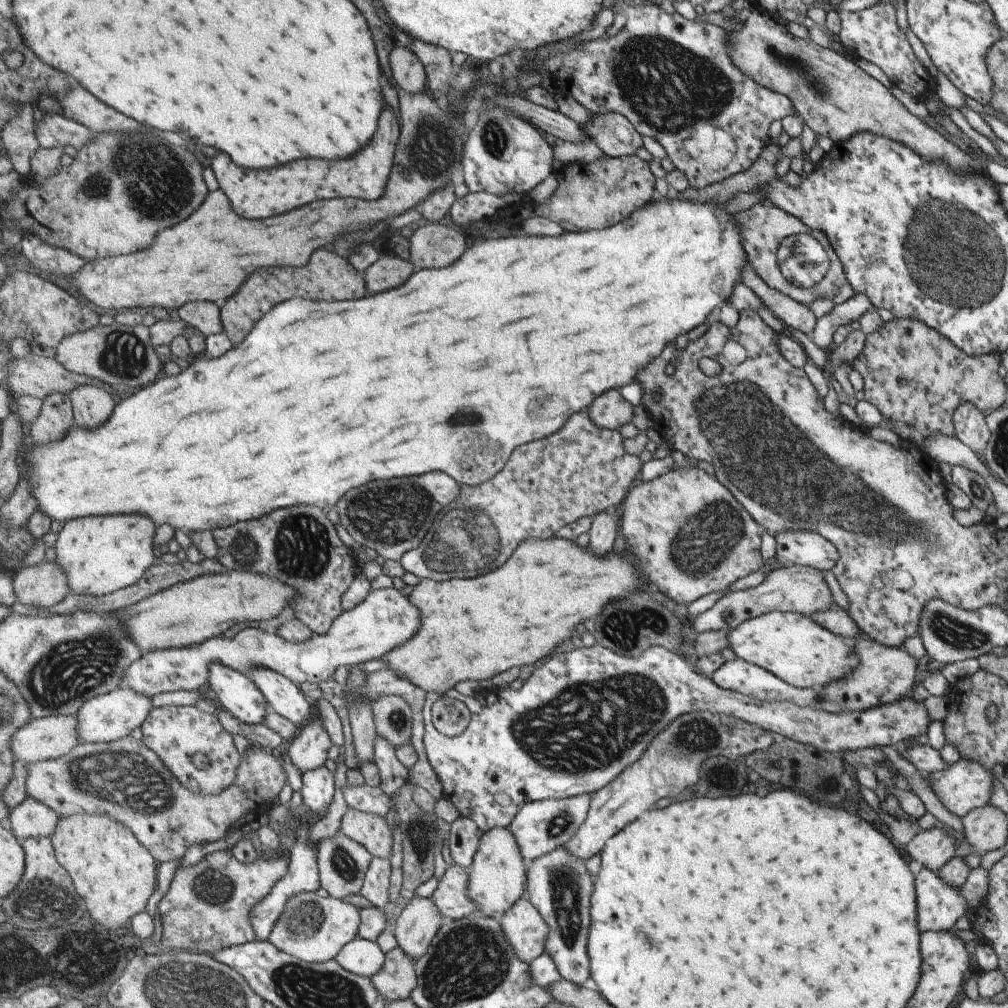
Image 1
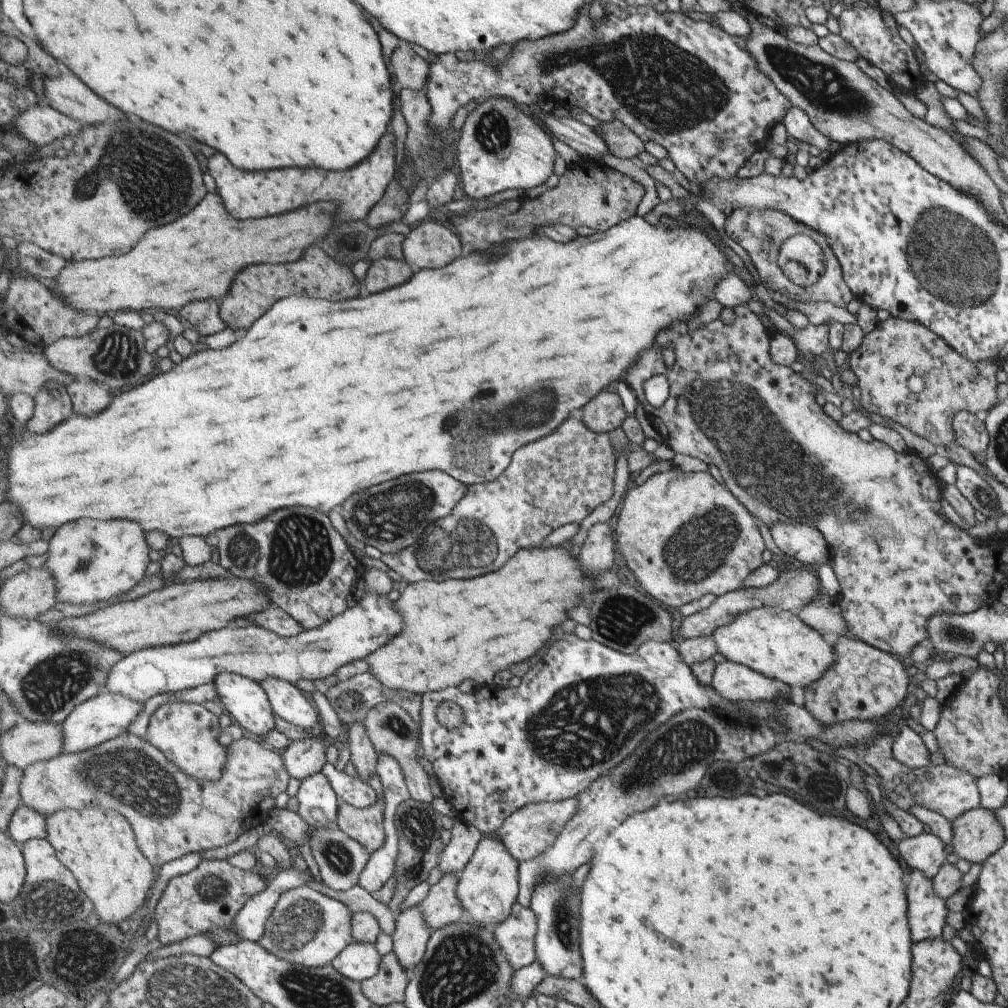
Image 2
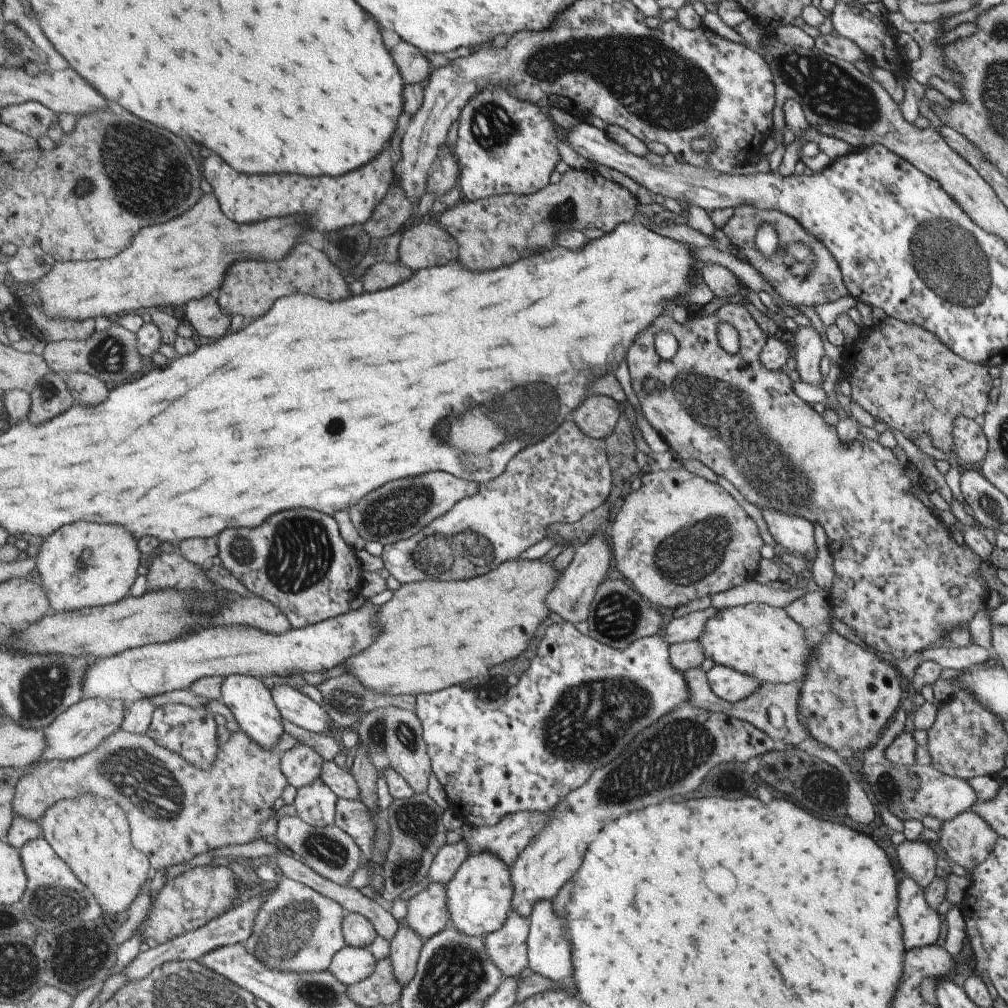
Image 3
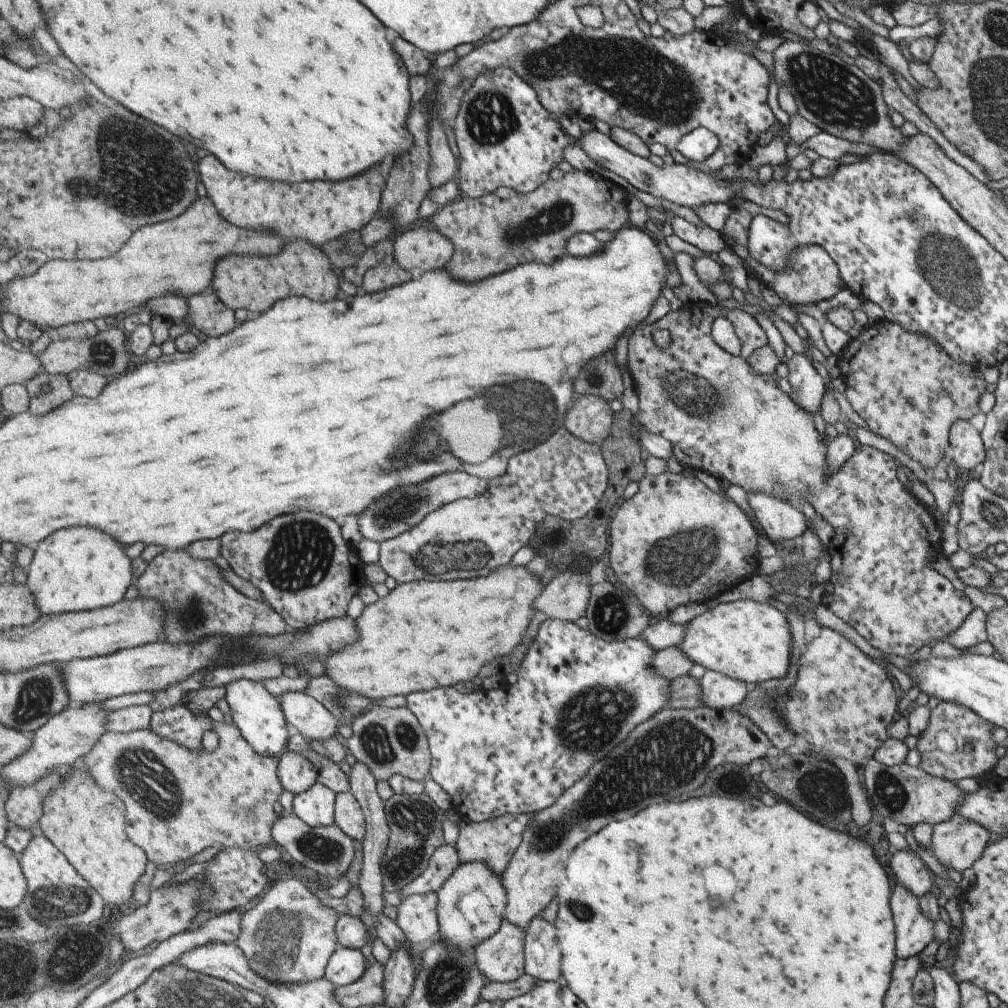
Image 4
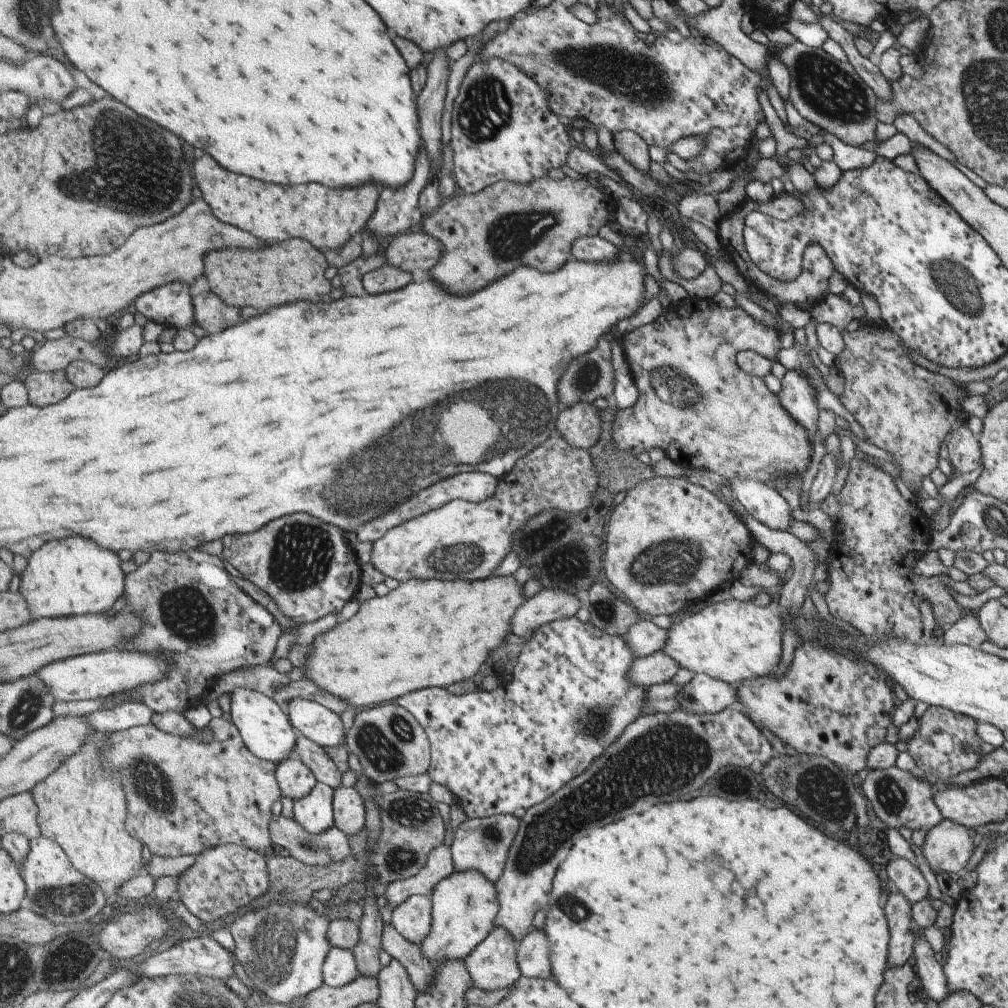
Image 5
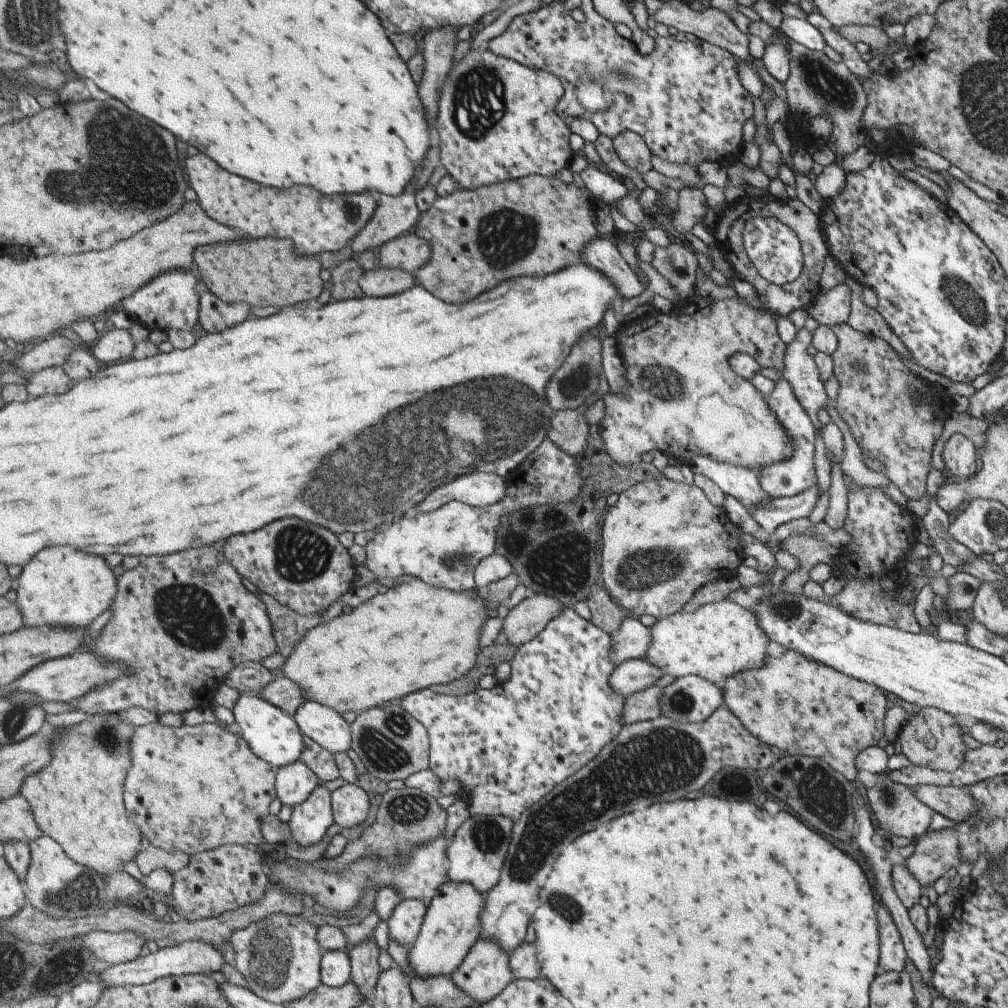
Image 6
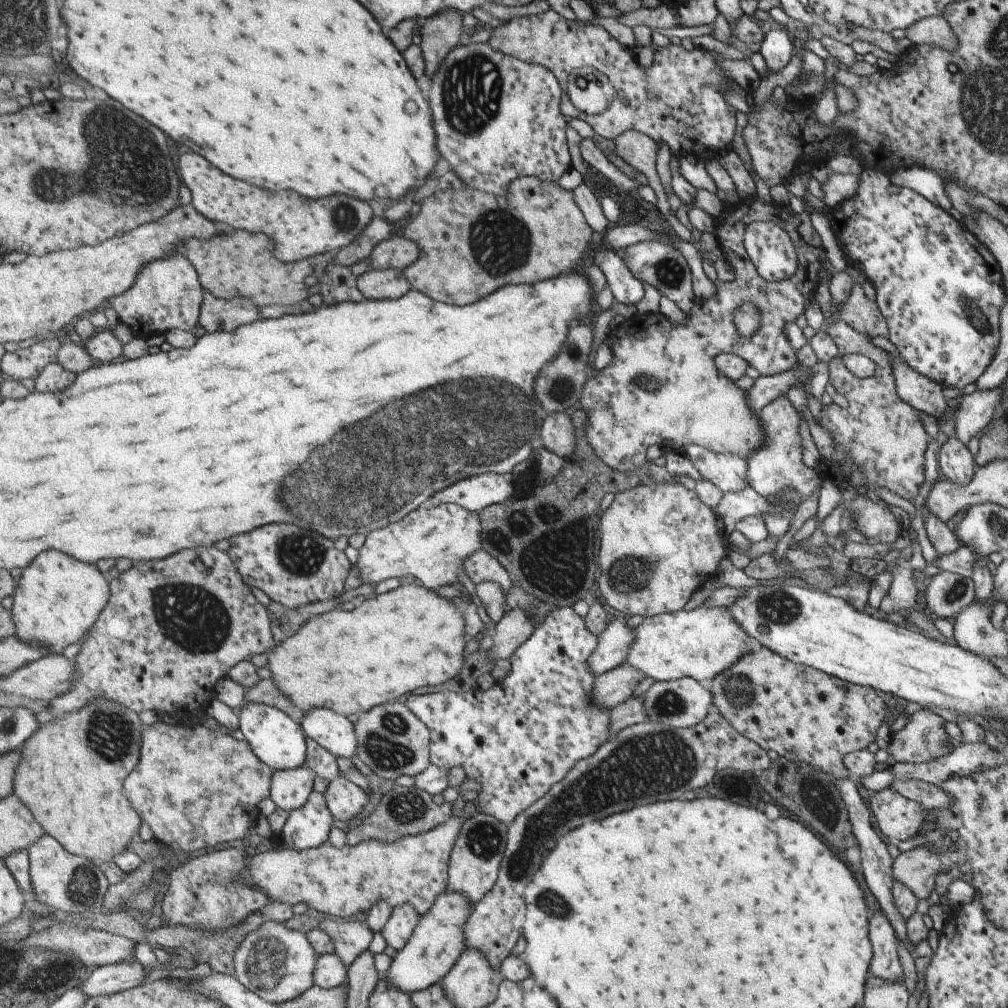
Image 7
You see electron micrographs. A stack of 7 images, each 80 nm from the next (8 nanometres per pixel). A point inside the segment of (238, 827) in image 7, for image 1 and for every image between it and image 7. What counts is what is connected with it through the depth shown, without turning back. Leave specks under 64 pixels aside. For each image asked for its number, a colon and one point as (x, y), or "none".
1: (124, 779)
2: (173, 814)
3: (177, 811)
4: (179, 802)
5: (184, 797)
6: (191, 789)

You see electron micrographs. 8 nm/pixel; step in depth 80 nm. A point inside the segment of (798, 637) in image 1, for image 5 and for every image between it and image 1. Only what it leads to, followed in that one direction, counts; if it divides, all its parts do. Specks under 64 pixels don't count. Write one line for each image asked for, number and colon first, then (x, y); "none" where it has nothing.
2: (774, 642)
3: (758, 640)
4: (750, 641)
5: (733, 641)

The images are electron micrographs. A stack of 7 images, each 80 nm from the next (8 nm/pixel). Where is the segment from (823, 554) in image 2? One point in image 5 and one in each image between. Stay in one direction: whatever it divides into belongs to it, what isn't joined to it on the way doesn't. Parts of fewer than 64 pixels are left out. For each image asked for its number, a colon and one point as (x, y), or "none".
3: (794, 534)
4: (780, 521)
5: (761, 501)

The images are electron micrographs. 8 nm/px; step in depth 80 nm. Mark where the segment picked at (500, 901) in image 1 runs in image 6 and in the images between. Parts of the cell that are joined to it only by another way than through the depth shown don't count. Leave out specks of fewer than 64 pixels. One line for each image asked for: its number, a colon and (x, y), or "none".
2: (488, 888)
3: (480, 895)
4: (472, 906)
5: (466, 904)
6: (453, 925)

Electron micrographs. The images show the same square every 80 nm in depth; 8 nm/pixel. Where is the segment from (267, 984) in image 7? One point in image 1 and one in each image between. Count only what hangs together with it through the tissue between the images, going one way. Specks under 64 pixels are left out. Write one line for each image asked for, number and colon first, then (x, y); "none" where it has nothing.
1: (315, 929)
2: (308, 927)
3: (299, 930)
4: (290, 936)
5: (282, 947)
6: (280, 956)

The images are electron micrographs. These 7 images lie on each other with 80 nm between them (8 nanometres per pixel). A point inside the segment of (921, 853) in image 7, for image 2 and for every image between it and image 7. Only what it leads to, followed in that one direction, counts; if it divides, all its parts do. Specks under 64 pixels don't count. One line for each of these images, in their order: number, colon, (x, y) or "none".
2: (976, 835)
3: (966, 840)
4: (956, 842)
5: (947, 847)
6: (936, 851)

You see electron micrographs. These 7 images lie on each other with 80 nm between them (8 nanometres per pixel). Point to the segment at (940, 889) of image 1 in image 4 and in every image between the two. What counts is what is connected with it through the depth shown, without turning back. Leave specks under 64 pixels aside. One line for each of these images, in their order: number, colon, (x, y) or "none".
2: (925, 913)
3: (920, 925)
4: (913, 931)

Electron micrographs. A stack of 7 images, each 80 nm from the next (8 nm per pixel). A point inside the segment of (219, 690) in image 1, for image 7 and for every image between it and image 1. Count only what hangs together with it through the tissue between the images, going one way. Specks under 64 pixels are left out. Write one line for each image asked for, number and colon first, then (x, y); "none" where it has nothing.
2: (247, 702)
3: (250, 700)
4: (257, 712)
5: (266, 727)
6: (275, 736)
7: (279, 739)

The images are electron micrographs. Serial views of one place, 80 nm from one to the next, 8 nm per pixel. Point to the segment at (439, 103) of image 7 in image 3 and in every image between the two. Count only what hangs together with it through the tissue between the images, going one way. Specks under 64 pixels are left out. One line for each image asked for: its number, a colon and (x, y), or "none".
3: (505, 145)
4: (506, 138)
5: (503, 129)
6: (498, 121)

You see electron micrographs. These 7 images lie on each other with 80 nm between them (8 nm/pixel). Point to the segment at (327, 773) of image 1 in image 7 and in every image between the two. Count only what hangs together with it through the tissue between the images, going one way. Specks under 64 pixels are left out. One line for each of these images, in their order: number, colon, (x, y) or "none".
2: (319, 804)
3: (315, 804)
4: (317, 807)
5: (315, 812)
6: (310, 821)
7: (308, 827)

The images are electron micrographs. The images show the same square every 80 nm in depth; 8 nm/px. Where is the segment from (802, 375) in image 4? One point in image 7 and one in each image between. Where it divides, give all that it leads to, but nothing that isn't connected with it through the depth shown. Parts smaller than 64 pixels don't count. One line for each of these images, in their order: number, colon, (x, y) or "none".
5: (797, 396)
6: (788, 478)
7: (777, 465)

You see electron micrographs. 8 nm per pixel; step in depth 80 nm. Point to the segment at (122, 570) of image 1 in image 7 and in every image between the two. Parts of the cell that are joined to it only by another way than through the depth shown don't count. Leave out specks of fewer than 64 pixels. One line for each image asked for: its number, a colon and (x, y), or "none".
2: (93, 561)
3: (85, 565)
4: (81, 569)
5: (75, 576)
6: (61, 587)
7: (58, 598)

